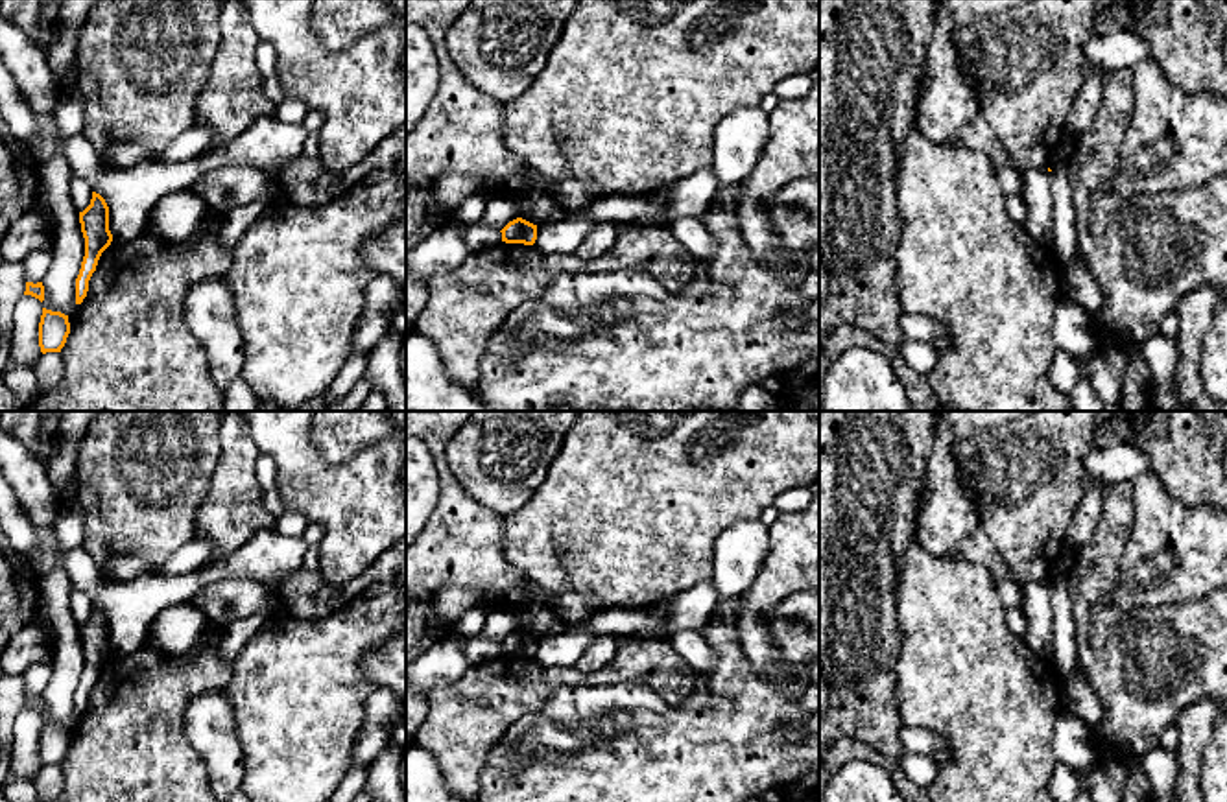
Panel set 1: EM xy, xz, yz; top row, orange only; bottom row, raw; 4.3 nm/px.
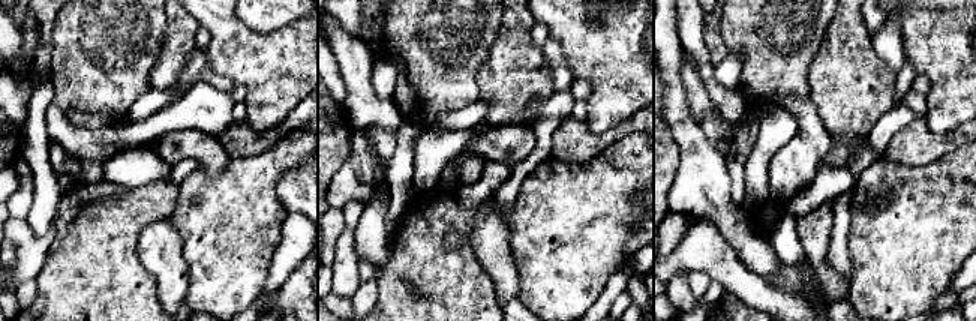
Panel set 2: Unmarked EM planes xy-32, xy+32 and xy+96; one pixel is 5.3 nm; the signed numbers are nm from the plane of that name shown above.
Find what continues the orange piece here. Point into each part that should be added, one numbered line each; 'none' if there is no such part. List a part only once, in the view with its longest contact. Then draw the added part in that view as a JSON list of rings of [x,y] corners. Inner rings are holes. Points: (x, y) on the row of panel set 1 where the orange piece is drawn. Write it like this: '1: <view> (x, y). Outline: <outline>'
none

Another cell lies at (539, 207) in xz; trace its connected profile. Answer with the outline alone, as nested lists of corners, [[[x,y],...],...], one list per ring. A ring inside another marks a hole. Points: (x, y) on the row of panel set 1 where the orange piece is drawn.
[[[535,192],[531,197],[518,199],[518,203],[524,208],[524,214],[520,216],[522,219],[533,223],[533,225],[542,225],[548,221],[548,218],[563,206],[555,197],[546,195],[542,192]]]

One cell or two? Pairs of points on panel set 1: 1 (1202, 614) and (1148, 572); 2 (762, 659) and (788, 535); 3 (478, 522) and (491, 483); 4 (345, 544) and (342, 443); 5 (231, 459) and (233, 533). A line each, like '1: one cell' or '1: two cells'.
1: two cells
2: one cell
3: two cells
4: two cells
5: one cell

